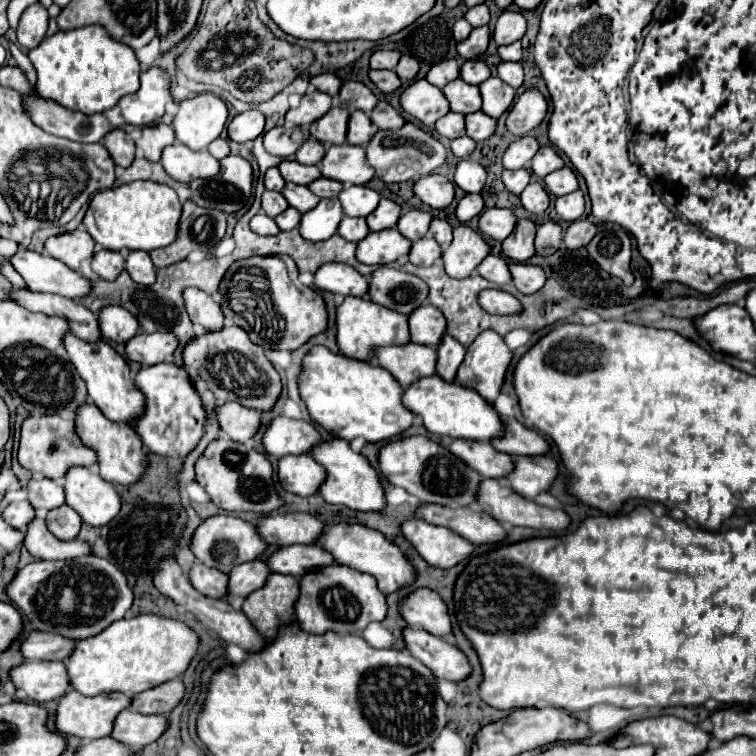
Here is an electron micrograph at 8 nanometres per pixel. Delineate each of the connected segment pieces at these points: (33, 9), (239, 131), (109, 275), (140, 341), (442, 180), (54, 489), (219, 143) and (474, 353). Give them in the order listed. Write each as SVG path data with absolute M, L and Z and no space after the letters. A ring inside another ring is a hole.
M38 2L32 4L30 8L26 8L26 12L22 12L20 24L18 24L18 42L24 48L36 48L42 38L46 36L48 30L48 10Z
M248 110L248 112L242 112L238 114L230 126L228 126L228 136L230 140L234 142L250 142L254 138L258 138L262 132L264 132L264 114L258 112L258 110Z
M98 250L92 258L92 270L98 274L102 280L116 280L118 274L124 270L124 256L120 252L106 252Z
M156 332L156 334L138 334L126 344L128 360L140 362L142 366L160 364L174 354L178 348L178 338L172 332Z
M430 174L414 184L414 194L430 208L446 208L454 200L454 184L446 176Z
M32 478L28 482L30 490L30 504L38 512L38 516L44 516L46 512L62 506L66 502L64 486L60 482L54 482L50 478Z
M218 138L218 140L214 140L214 142L208 146L208 152L210 152L214 158L222 160L222 158L226 158L226 156L230 154L230 148L228 148L228 142L226 142L226 140Z
M486 330L472 346L468 346L468 354L460 366L456 382L478 390L490 404L494 404L512 358L514 352L506 346L504 338L494 330Z

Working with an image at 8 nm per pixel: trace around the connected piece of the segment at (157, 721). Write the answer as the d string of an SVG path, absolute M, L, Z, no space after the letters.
M126 710L122 712L122 716L118 716L112 738L138 752L144 746L156 742L166 732L168 724L170 720L162 714L140 714L134 710Z

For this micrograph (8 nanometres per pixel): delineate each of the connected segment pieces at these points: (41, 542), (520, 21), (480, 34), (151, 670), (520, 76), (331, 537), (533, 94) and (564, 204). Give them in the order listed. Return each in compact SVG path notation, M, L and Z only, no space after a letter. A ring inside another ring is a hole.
M34 518L28 526L28 534L24 538L24 546L28 552L42 560L72 560L78 556L92 554L92 548L88 542L82 540L70 540L62 542L50 534L42 518Z
M504 10L496 22L494 40L498 46L512 44L512 42L520 40L524 36L524 32L526 32L526 20L524 20L522 12Z
M488 26L474 28L474 30L470 32L470 36L456 46L456 50L458 50L458 54L460 54L464 60L480 58L480 56L486 52L486 48L488 48L488 38L490 38Z
M140 614L114 622L98 636L80 640L76 652L64 664L72 678L72 688L84 696L110 692L140 694L182 676L196 656L198 646L198 634L184 622L156 614Z
M502 62L498 66L498 76L510 84L512 88L520 88L522 82L524 82L524 70L522 70L522 64L520 62Z
M360 524L326 526L326 536L322 536L318 544L326 548L334 556L334 560L338 560L338 564L344 564L348 568L374 576L382 594L392 594L416 582L416 570L410 564L410 560L402 554L402 550L394 542L386 540L384 534L378 530L372 530Z
M526 90L520 98L514 100L514 106L508 114L506 128L514 136L524 136L544 120L548 112L548 102L538 90Z
M578 190L578 192L572 192L572 194L560 196L556 200L556 212L566 222L578 220L584 214L584 194Z

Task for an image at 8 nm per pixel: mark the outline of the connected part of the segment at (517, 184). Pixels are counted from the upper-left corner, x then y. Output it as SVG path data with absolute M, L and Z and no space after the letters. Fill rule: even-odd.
M504 170L502 174L502 180L506 184L506 188L512 192L512 194L522 194L522 190L530 184L532 176L528 170Z

